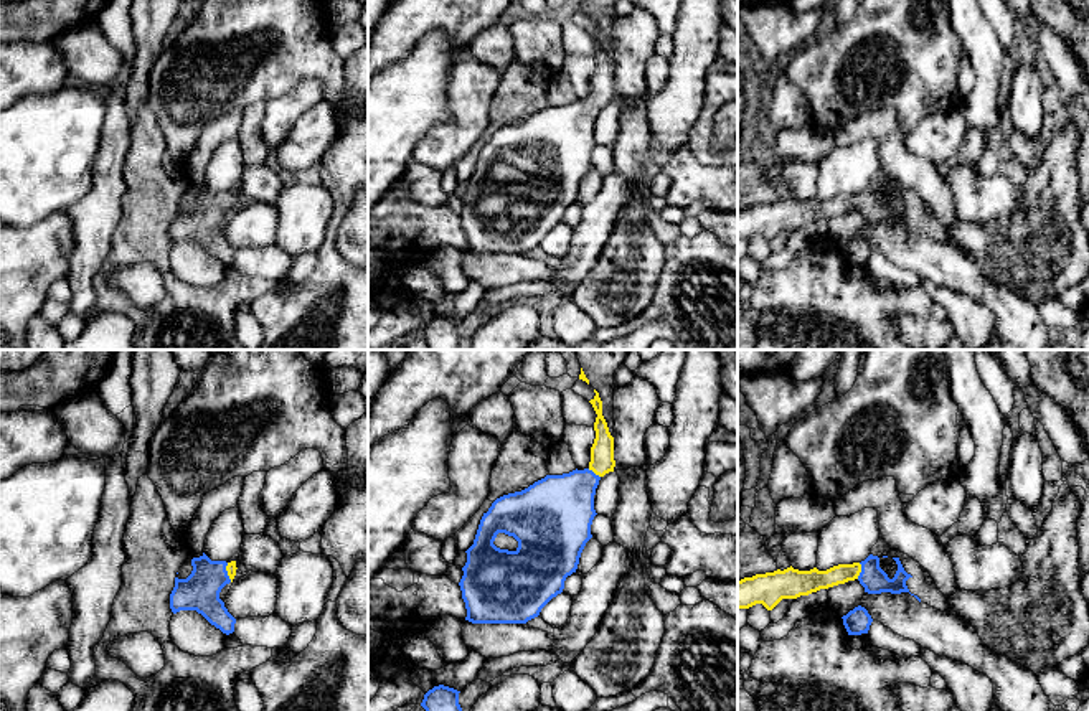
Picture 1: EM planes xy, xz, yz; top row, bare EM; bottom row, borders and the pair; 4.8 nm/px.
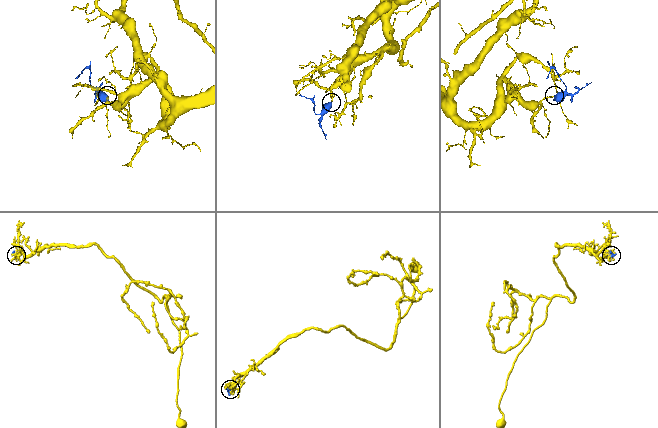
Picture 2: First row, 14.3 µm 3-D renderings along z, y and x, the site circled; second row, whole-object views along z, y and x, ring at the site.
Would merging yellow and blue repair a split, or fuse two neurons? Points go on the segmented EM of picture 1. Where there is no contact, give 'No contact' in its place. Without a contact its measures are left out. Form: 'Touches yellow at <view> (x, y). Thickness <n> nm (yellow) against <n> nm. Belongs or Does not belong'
Touches yellow at yz (860, 571). Thickness 110 nm (yellow) against 130 nm. Belongs

